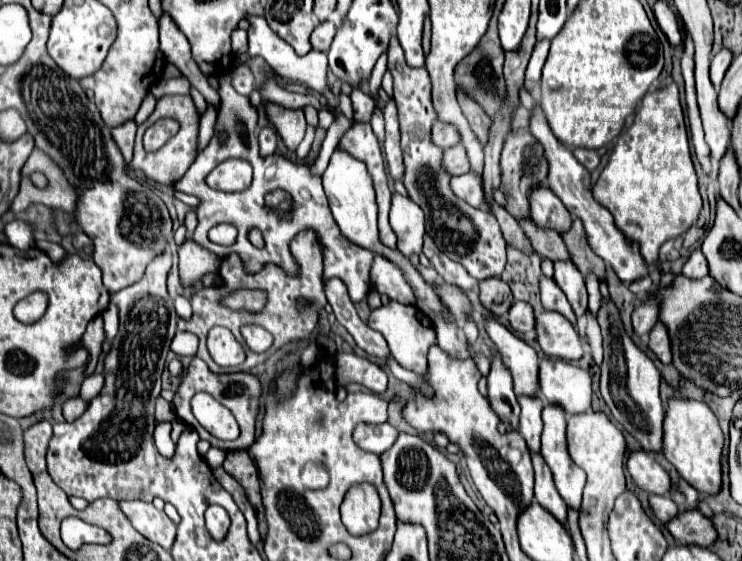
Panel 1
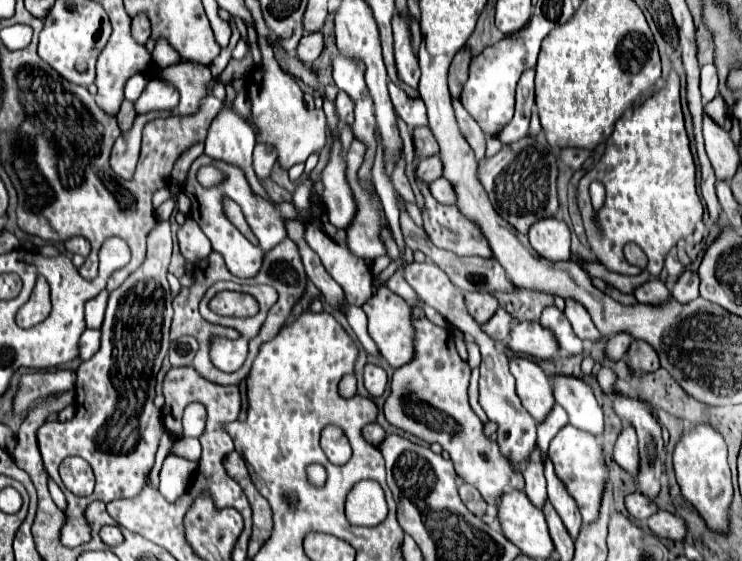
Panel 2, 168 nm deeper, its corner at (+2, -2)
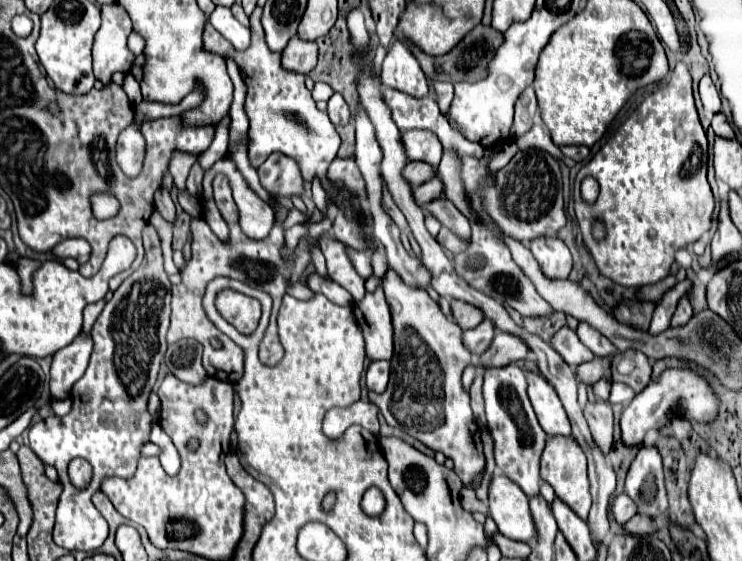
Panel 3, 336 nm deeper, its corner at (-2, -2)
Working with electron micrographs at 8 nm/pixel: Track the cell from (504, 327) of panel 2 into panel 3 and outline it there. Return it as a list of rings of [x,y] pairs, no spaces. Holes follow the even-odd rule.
[[[483,320],[477,328],[471,328],[471,330],[465,330],[463,332],[465,346],[469,348],[469,352],[473,356],[483,354],[489,348],[493,336],[495,336],[495,328],[493,328],[493,324],[489,320]]]

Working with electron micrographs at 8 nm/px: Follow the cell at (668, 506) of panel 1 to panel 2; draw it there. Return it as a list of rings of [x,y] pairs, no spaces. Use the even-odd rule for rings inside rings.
[[[633,492],[625,498],[625,506],[629,510],[629,514],[641,522],[645,522],[649,516],[653,516],[653,512],[657,512],[657,504],[655,500],[649,500],[647,496],[641,496],[641,492]]]

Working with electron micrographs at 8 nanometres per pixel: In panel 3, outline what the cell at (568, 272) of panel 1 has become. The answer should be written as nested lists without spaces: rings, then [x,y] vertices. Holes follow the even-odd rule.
[[[581,322],[577,328],[577,336],[579,340],[595,354],[601,358],[611,358],[617,354],[617,348],[613,348],[613,344],[609,344],[609,340],[605,340],[605,336],[601,336],[595,328],[591,328],[589,324]]]

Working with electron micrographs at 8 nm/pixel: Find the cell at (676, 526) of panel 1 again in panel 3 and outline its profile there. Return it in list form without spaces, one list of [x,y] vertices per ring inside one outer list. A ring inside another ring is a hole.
[[[633,516],[625,526],[623,526],[625,530],[627,530],[627,534],[633,534],[633,536],[643,536],[643,534],[653,534],[655,530],[657,530],[657,526],[655,526],[655,520],[651,520],[651,518],[647,518],[647,516]]]

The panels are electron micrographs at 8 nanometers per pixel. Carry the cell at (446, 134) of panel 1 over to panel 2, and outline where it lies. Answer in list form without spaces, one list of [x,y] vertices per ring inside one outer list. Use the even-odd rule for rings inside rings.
[[[427,126],[415,128],[413,140],[415,140],[415,152],[417,152],[419,158],[427,158],[427,156],[433,156],[433,154],[439,152],[439,144],[437,144],[433,132],[429,132]]]

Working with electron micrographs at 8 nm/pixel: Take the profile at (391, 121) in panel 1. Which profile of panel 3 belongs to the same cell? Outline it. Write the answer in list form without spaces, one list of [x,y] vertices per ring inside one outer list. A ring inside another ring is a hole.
[[[439,200],[435,204],[427,204],[423,206],[423,210],[431,212],[443,226],[447,226],[449,230],[453,230],[457,236],[461,236],[461,240],[469,240],[469,222],[465,220],[465,216],[455,208],[453,202],[445,202],[445,200]]]

